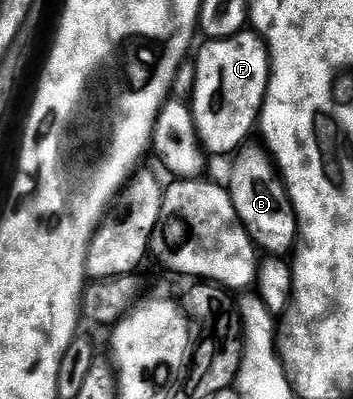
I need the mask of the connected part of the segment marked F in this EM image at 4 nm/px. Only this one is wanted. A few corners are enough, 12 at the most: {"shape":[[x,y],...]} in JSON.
{"shape":[[256,32],[195,55],[191,109],[210,155],[236,155],[269,87]]}

